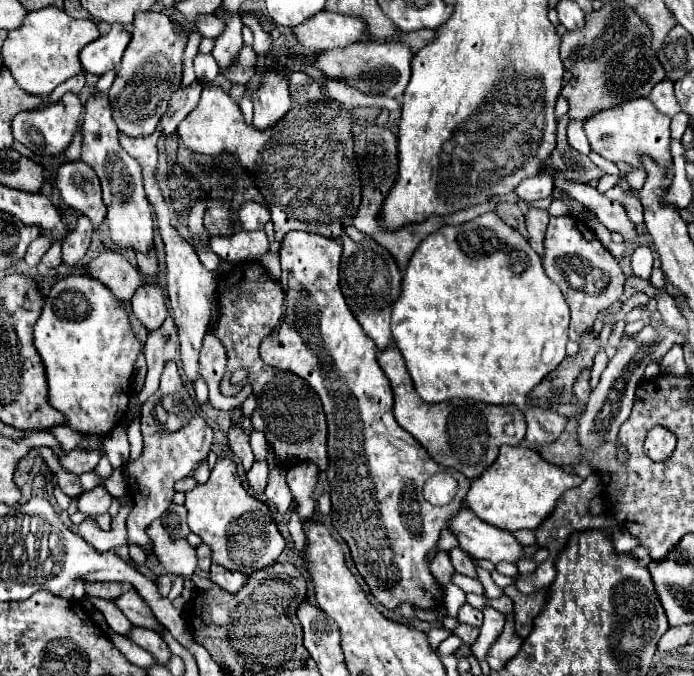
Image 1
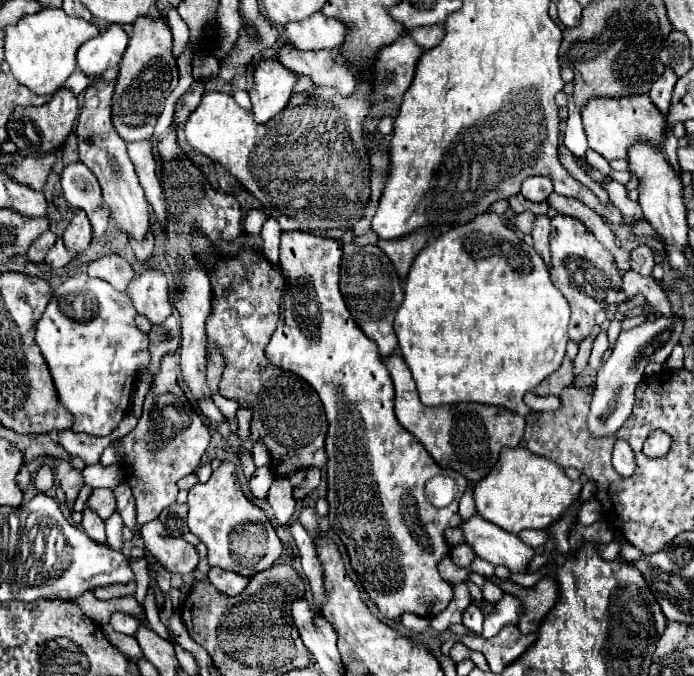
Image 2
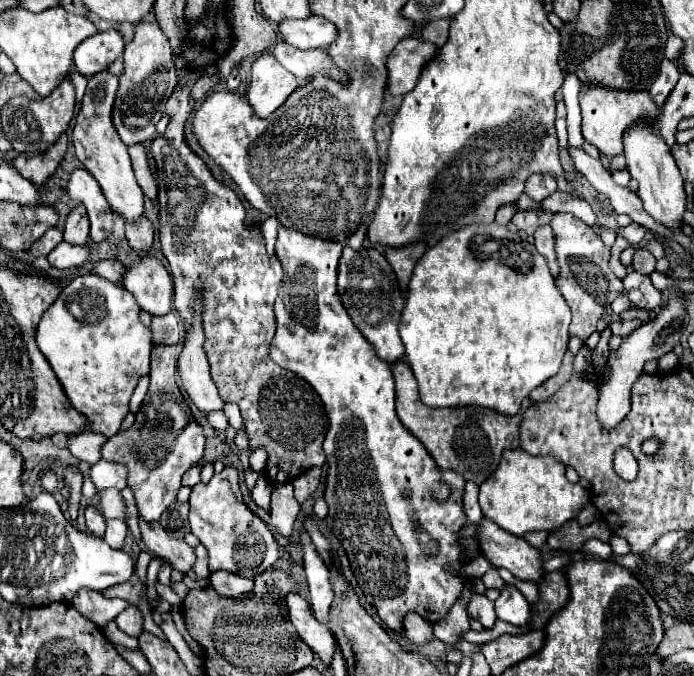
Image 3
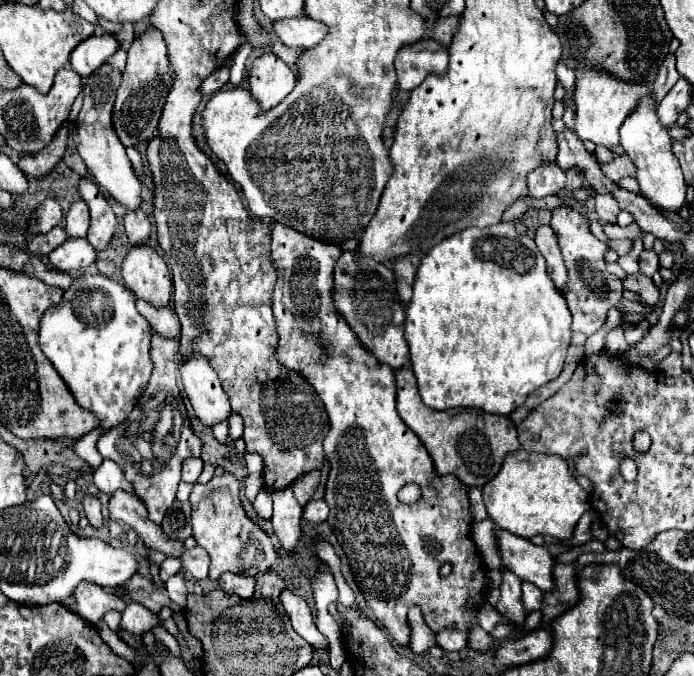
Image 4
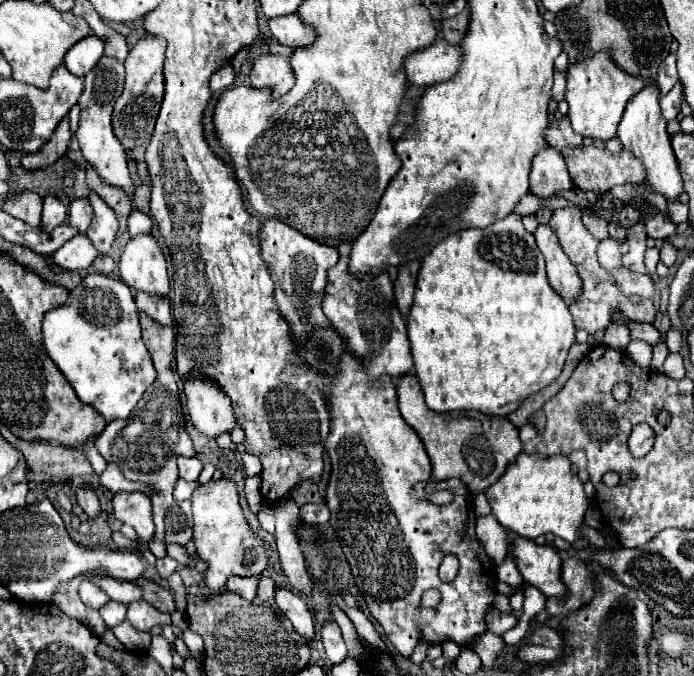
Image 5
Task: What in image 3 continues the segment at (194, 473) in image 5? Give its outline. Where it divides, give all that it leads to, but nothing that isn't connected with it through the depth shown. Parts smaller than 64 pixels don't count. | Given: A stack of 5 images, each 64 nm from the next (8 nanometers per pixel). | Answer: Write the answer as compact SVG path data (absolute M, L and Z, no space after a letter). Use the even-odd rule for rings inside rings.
M200 464L190 466L190 470L182 476L182 484L184 484L184 486L190 486L190 488L192 488L192 486L196 486L196 484L200 482L200 468L202 468Z

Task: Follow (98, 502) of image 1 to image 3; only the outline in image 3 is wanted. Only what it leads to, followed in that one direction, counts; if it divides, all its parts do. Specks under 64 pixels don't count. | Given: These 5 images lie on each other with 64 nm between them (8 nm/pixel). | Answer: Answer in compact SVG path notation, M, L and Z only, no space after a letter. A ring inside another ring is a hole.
M110 488L100 492L100 510L104 518L126 518L126 504L120 490Z

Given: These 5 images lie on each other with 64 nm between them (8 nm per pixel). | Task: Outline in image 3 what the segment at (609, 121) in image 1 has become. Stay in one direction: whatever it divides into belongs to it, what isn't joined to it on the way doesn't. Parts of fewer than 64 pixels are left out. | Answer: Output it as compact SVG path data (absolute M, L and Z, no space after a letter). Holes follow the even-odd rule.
M582 84L578 98L580 98L580 108L582 108L584 140L610 156L622 154L622 134L628 130L628 126L632 126L636 120L654 122L660 112L660 108L654 104L648 90L614 90L608 86Z

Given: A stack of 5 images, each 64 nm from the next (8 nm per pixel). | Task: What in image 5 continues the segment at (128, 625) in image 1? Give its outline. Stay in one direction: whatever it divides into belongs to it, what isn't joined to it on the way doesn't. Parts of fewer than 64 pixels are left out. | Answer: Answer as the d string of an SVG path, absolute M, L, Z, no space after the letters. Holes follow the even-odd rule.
M138 600L138 602L132 602L128 604L128 620L132 622L134 628L138 630L150 630L154 628L156 624L172 624L172 618L169 613L161 613L152 608L146 600Z

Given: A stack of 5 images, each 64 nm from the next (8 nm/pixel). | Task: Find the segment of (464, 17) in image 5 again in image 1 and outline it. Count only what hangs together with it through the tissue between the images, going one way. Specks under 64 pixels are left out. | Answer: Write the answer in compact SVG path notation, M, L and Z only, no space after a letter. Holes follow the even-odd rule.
M422 28L422 30L414 30L414 32L410 32L410 34L400 34L398 40L400 40L400 42L406 42L406 44L412 48L412 52L418 52L418 50L424 48L426 44L430 44L430 42L434 40L434 36L436 36L436 30Z

